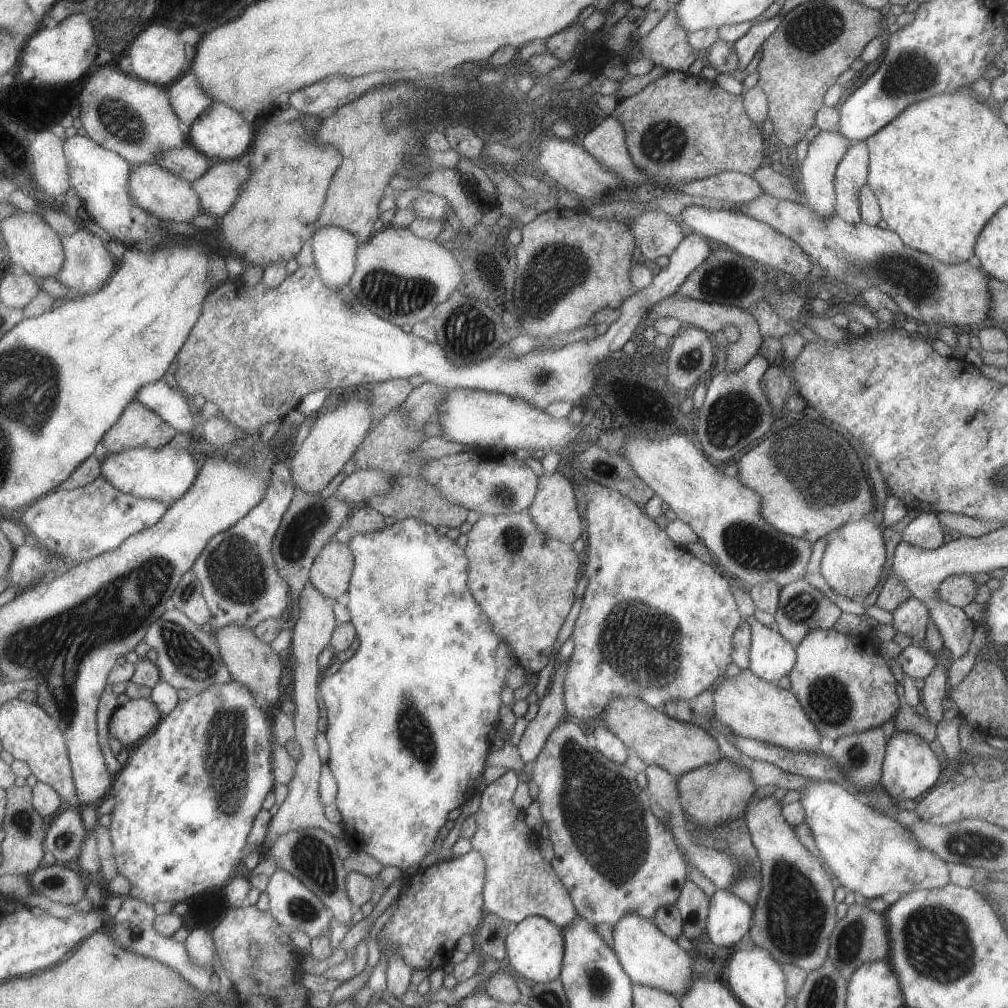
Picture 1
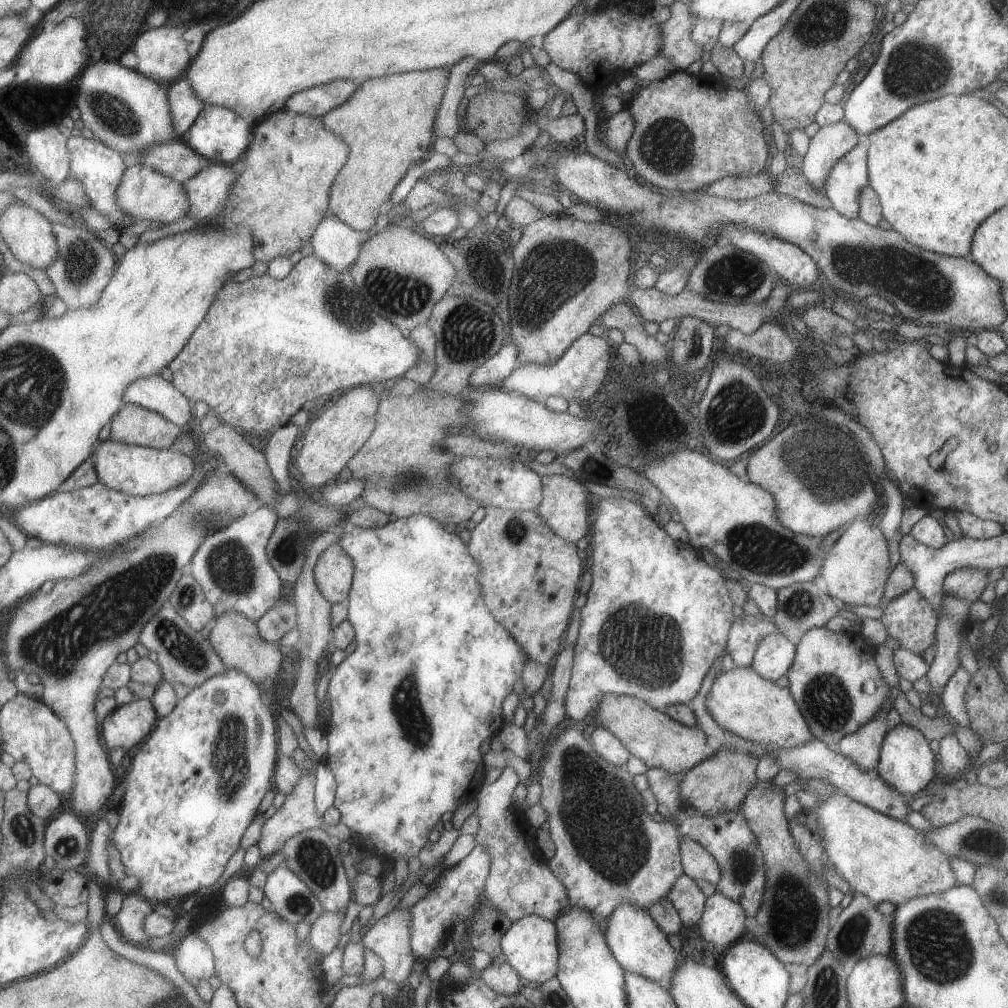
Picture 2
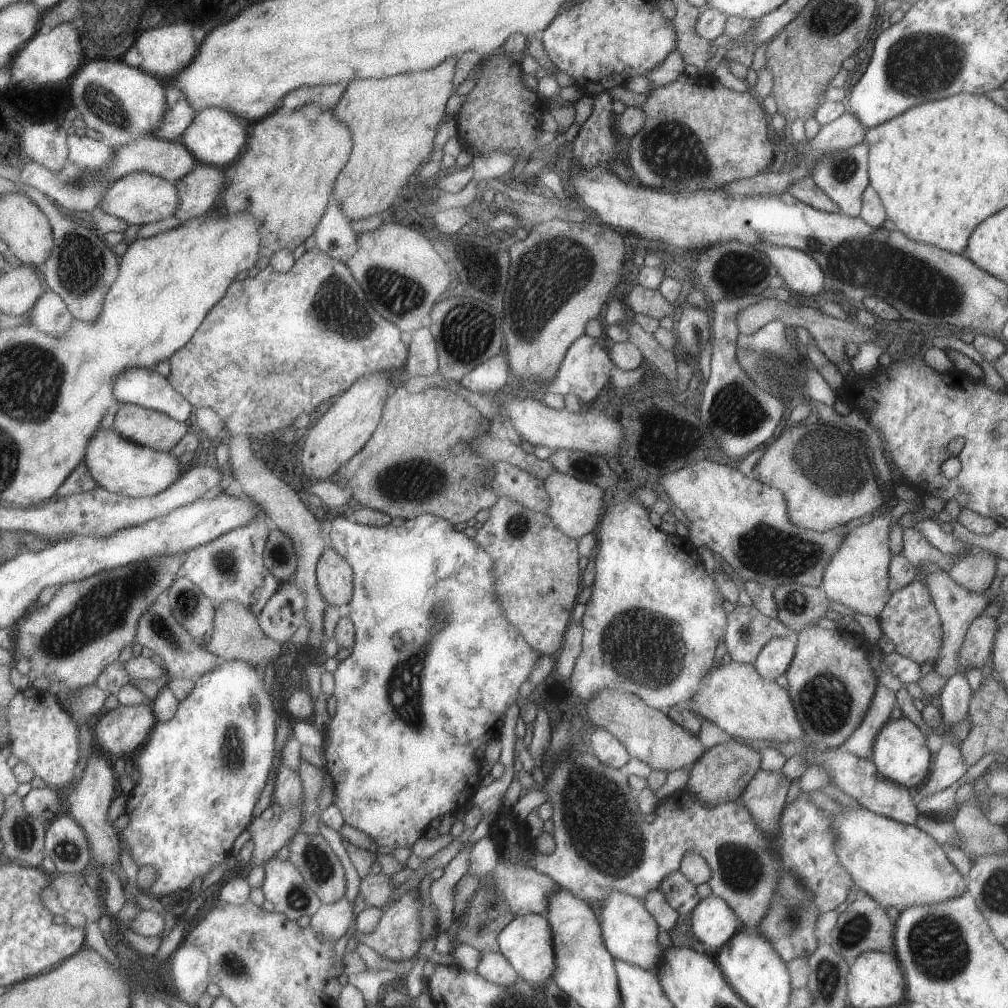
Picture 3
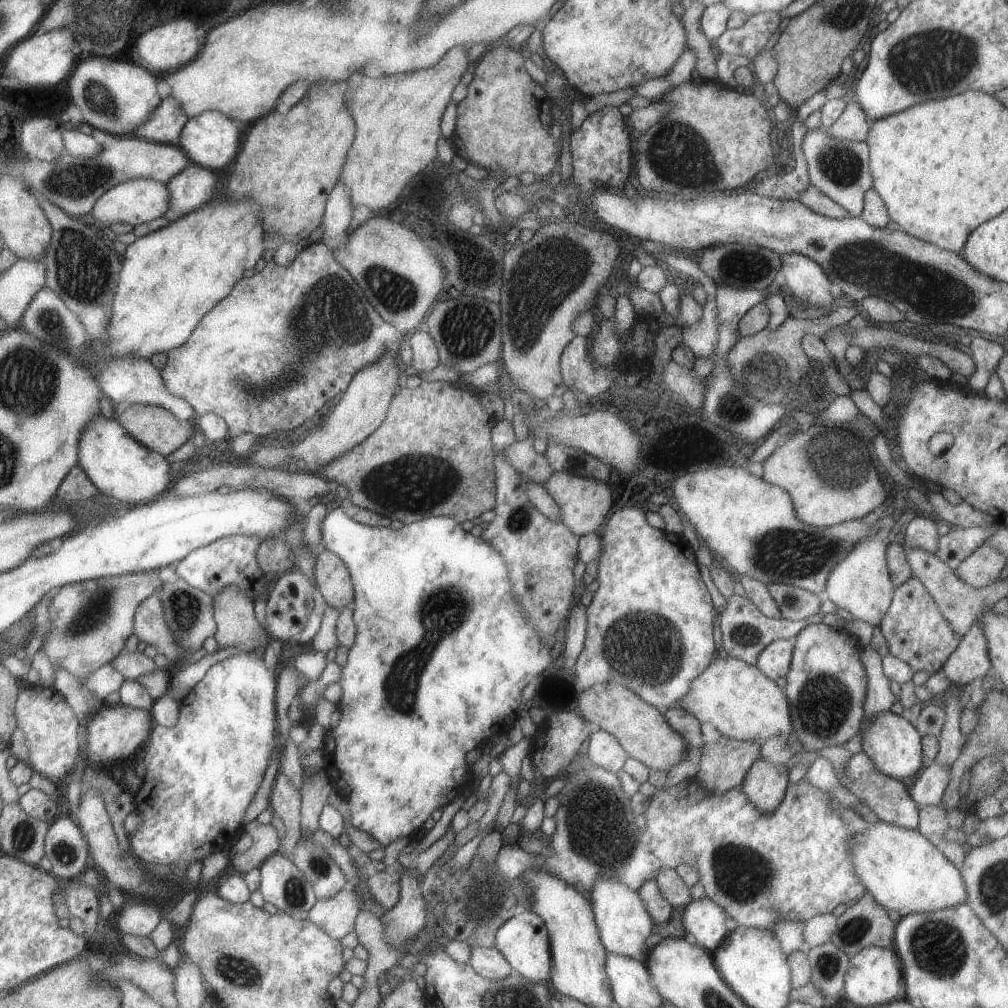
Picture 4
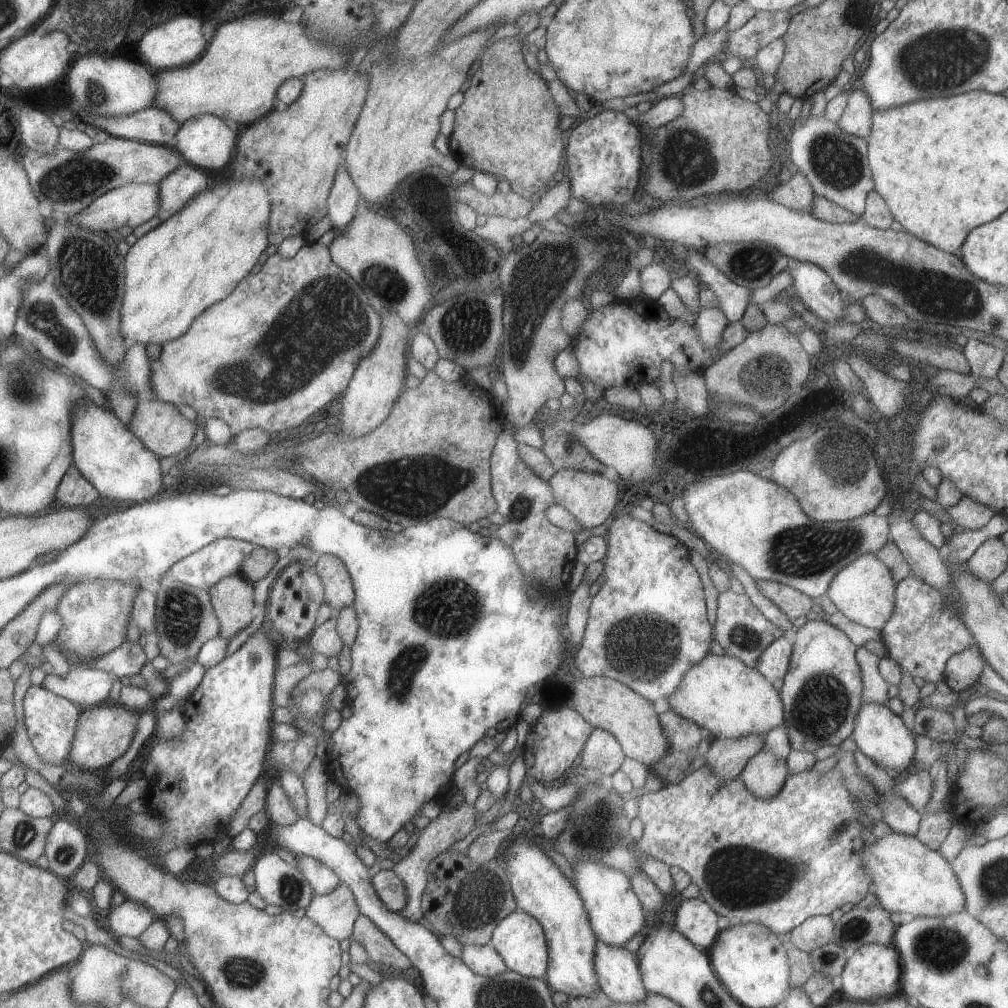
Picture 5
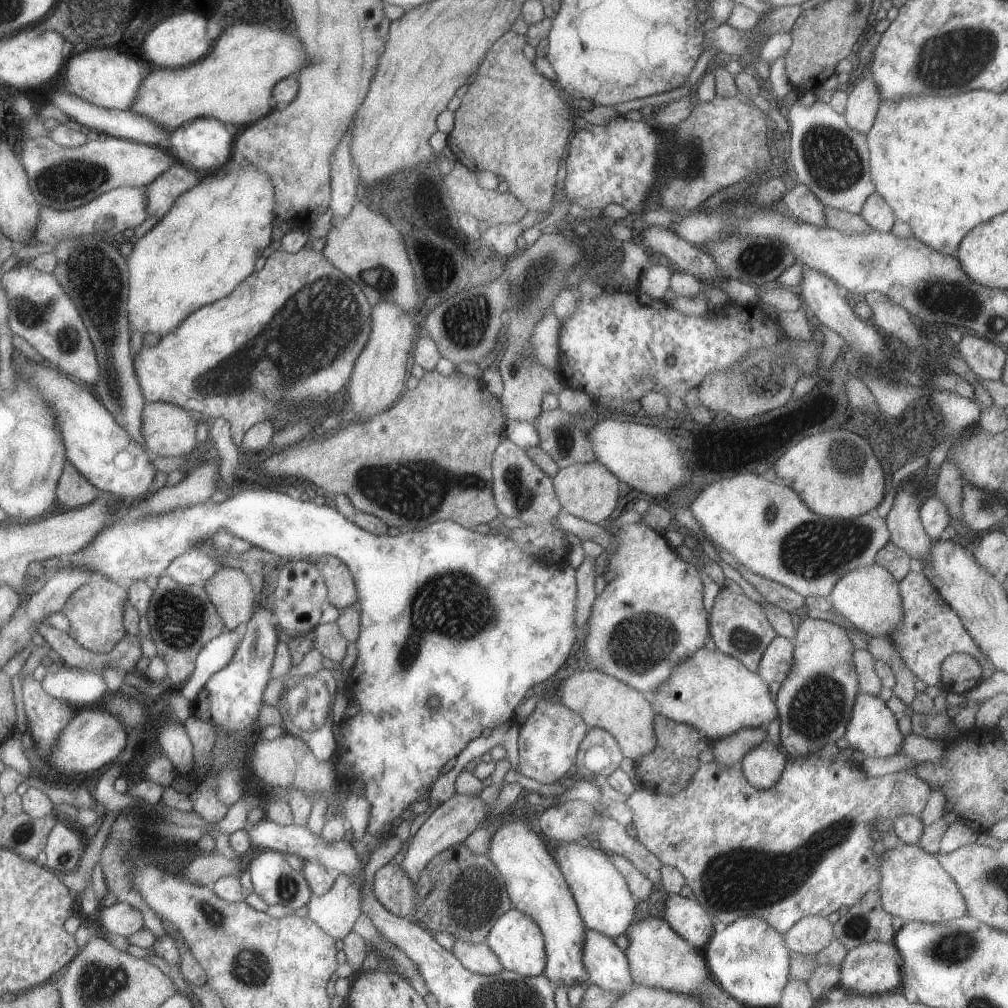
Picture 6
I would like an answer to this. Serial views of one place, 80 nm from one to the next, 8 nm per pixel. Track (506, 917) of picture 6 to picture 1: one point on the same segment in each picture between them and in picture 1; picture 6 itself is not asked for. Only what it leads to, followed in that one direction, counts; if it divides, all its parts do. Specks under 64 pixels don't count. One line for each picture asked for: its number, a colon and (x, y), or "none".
1: (534, 948)
2: (530, 944)
3: (526, 942)
4: (522, 939)
5: (518, 939)

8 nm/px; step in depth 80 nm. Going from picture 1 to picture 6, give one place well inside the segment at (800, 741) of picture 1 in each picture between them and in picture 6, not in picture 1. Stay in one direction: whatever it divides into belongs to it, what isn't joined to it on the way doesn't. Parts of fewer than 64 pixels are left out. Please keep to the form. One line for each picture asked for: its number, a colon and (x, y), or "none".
2: (741, 702)
3: (746, 706)
4: (743, 704)
5: (720, 693)
6: (713, 693)

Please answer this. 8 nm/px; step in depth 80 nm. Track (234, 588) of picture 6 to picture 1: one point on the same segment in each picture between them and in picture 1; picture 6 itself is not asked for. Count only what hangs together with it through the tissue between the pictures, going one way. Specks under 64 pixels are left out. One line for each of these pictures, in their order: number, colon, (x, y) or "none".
1: (251, 663)
2: (235, 639)
3: (236, 635)
4: (236, 625)
5: (232, 597)

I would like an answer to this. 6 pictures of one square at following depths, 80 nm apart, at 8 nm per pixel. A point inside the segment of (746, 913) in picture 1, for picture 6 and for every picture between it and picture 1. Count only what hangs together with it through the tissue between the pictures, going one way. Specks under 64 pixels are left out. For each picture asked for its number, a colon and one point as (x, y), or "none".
2: (720, 922)
3: (712, 922)
4: (702, 920)
5: (694, 919)
6: (685, 916)

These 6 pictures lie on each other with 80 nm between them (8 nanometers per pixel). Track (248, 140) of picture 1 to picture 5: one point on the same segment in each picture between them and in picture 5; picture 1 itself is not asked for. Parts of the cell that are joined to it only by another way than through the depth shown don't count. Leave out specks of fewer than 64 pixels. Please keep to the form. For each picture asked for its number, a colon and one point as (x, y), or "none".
2: (219, 135)
3: (214, 137)
4: (211, 140)
5: (206, 142)

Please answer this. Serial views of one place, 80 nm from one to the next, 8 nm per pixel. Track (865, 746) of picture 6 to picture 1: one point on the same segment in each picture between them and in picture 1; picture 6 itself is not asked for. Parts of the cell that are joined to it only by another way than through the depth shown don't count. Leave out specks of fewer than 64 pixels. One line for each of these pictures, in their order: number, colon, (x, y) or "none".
1: (909, 768)
2: (905, 762)
3: (899, 752)
4: (892, 744)
5: (878, 733)

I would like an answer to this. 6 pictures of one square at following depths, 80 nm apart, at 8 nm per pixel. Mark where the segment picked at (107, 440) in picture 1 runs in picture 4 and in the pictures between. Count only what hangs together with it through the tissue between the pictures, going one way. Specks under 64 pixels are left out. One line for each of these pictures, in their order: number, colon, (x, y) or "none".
2: (132, 425)
3: (143, 426)
4: (155, 428)

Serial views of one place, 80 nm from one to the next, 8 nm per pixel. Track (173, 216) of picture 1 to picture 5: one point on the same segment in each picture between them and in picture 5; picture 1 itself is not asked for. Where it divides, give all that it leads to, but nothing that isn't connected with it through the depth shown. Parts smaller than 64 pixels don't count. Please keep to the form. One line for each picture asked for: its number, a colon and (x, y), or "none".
2: (144, 194)
3: (138, 198)
4: (134, 201)
5: (131, 204)

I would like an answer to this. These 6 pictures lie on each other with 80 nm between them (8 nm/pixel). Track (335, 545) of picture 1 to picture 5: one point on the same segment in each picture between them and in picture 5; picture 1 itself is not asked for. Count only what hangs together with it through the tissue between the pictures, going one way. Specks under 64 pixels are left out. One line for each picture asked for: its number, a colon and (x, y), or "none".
2: (333, 570)
3: (333, 575)
4: (330, 574)
5: (338, 590)

